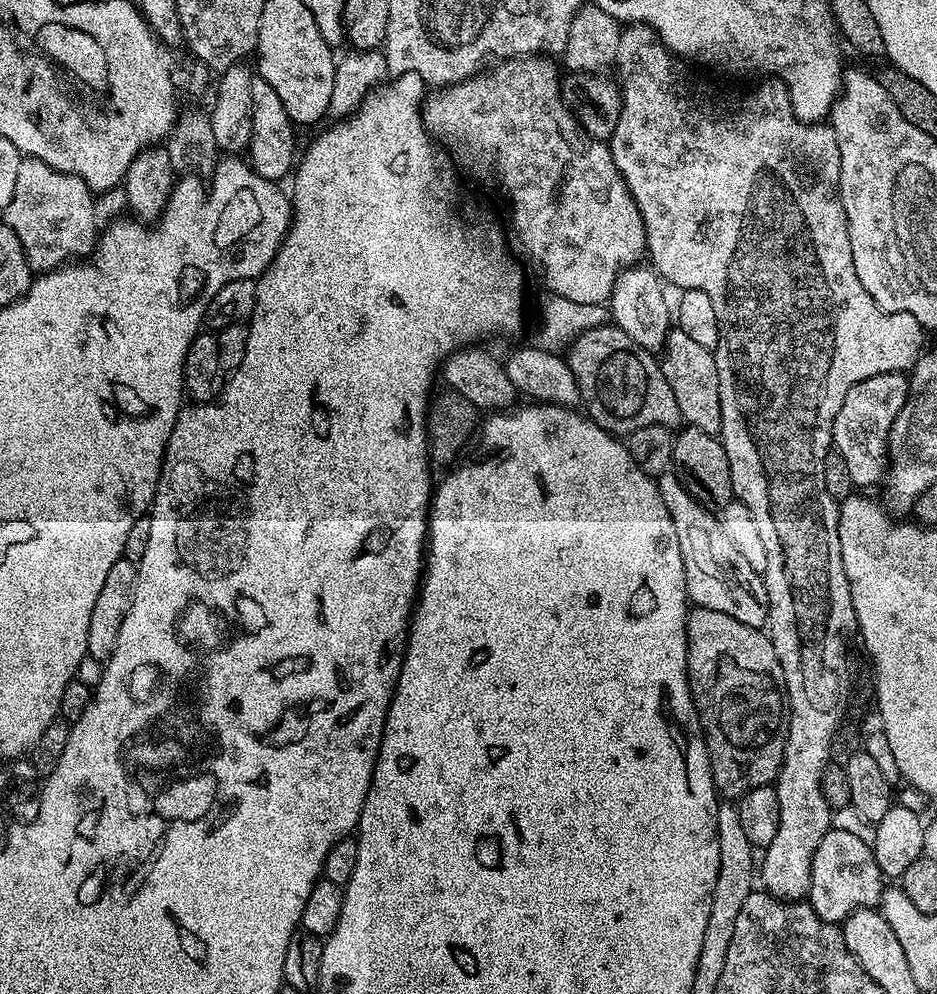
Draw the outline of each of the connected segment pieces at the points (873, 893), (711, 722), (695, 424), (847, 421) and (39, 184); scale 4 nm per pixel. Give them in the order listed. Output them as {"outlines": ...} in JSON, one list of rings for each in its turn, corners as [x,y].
{"outlines":[[[[833,826],[824,835],[822,842],[818,842],[818,850],[814,850],[806,900],[818,918],[831,924],[840,924],[860,908],[876,908],[886,891],[884,884],[886,878],[880,872],[871,843],[848,828]]],[[[693,607],[688,613],[688,685],[700,717],[712,767],[712,781],[721,797],[739,798],[751,788],[772,784],[784,764],[788,734],[788,706],[784,671],[767,631],[746,626],[730,614]]],[[[676,326],[669,331],[659,361],[662,374],[666,374],[666,382],[670,382],[670,390],[674,390],[674,398],[678,401],[678,410],[683,423],[698,430],[706,430],[706,434],[711,436],[719,437],[720,395],[718,366],[713,349],[694,342],[690,334],[686,334]]],[[[887,372],[874,378],[866,378],[858,382],[846,394],[842,402],[842,410],[834,418],[832,427],[832,448],[842,456],[846,467],[850,470],[850,478],[855,487],[868,490],[871,484],[885,479],[888,470],[888,439],[890,426],[894,426],[894,418],[898,418],[898,410],[908,397],[909,377],[902,372]]],[[[21,159],[14,198],[10,198],[10,206],[3,208],[2,220],[18,234],[33,273],[50,272],[93,251],[98,227],[92,199],[94,193],[82,178],[55,172],[41,160]]]]}

